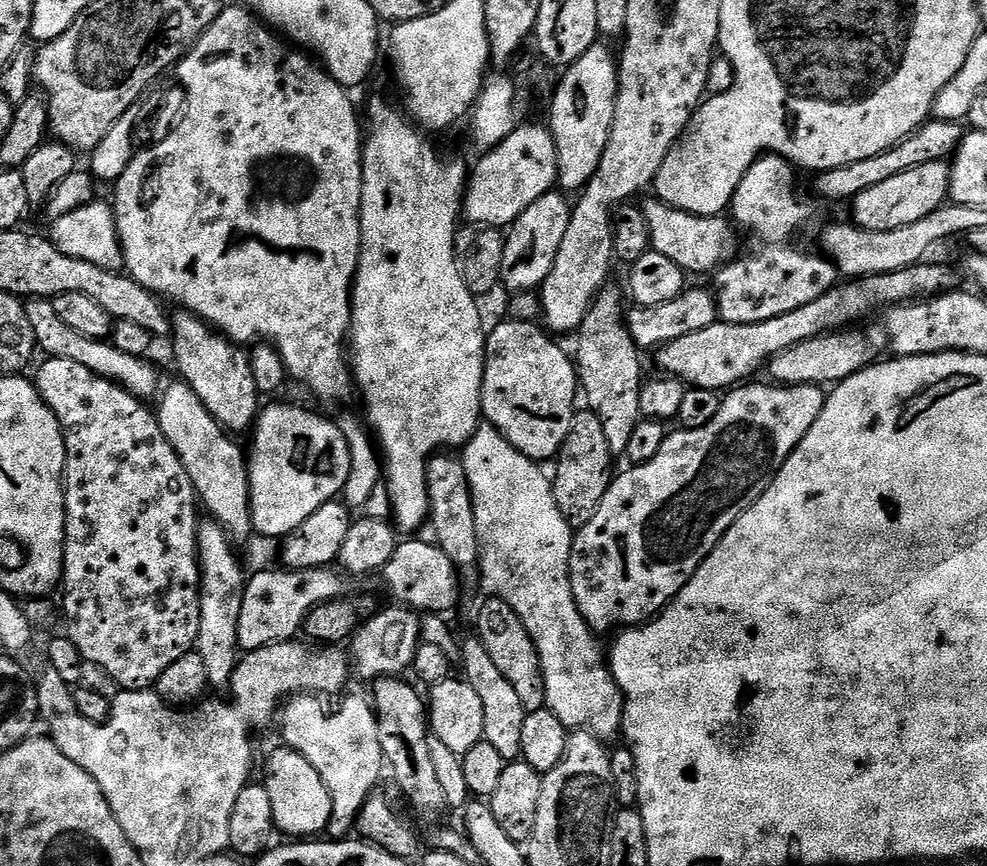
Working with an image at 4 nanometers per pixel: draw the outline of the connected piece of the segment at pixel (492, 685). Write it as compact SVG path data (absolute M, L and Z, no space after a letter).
M471 638L460 644L460 664L464 673L463 679L478 694L482 702L482 718L484 719L484 739L486 743L498 750L505 762L516 762L520 760L520 746L522 736L522 722L526 715L522 702L518 702L518 694L514 694L514 686L502 678L498 666L490 662L490 654L486 654L486 646L482 646L479 638Z

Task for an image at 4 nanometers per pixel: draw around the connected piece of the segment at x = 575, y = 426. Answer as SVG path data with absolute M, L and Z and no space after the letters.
M577 411L575 418L570 422L570 434L566 434L566 442L554 460L556 476L554 472L551 477L558 510L574 530L584 528L586 522L594 518L606 490L612 485L614 479L612 460L614 454L606 446L606 434L602 431L602 422L598 422L593 412Z

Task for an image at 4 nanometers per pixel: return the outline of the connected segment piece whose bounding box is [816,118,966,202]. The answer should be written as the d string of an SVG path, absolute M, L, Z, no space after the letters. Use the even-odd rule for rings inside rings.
M929 119L903 142L895 144L893 148L874 158L862 158L862 162L854 162L850 166L819 173L817 180L820 181L817 182L816 188L824 200L851 202L858 194L862 194L862 190L870 190L870 186L878 186L878 182L887 182L898 174L906 174L906 170L947 161L960 147L965 135L966 128L963 123L954 120Z

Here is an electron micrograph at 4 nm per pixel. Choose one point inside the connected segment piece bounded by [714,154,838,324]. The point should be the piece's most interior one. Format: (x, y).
(775, 278)

